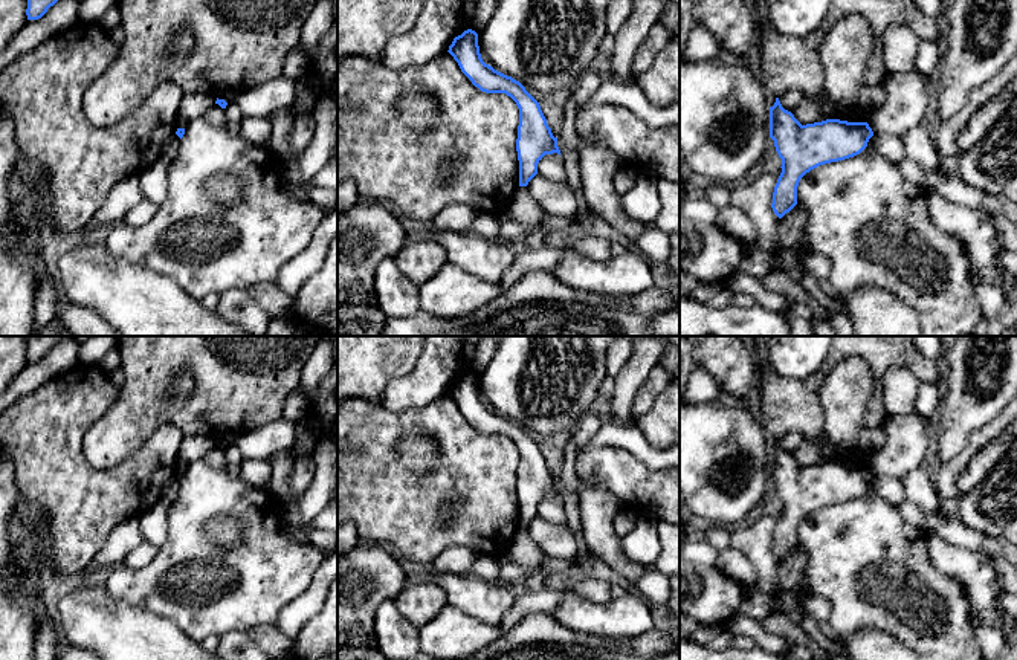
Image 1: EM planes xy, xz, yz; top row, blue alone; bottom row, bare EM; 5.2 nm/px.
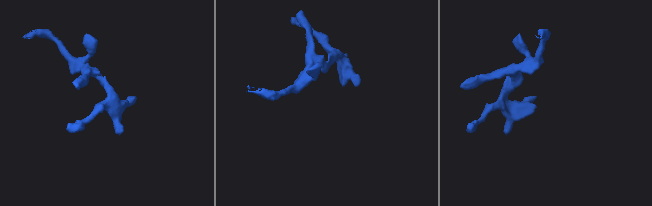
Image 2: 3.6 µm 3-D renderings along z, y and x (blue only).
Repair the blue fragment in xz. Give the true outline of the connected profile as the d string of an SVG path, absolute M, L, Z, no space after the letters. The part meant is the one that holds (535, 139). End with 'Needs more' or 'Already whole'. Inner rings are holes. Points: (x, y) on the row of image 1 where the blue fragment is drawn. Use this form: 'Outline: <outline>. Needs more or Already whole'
Outline: M472 29L455 37L447 50L458 63L461 72L475 87L486 93L505 93L519 108L516 151L519 160L519 186L527 186L538 174L538 163L545 154L557 153L557 138L541 110L539 102L525 87L486 64L479 53L478 34Z. Already whole

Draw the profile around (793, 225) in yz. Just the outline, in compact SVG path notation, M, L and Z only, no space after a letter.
M796 205L789 212L780 218L779 238L786 248L803 254L806 248L805 229L808 223L808 212L800 205Z

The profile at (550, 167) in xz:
M557 153L545 154L538 163L538 174L553 182L565 182L563 159Z

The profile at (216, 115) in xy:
M214 104L203 116L209 124L215 127L226 125L226 116L224 108L221 108L218 104Z

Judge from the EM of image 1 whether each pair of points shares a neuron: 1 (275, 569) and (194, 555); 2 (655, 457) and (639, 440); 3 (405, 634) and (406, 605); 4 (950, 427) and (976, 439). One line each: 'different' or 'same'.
1: same
2: same
3: different
4: different

